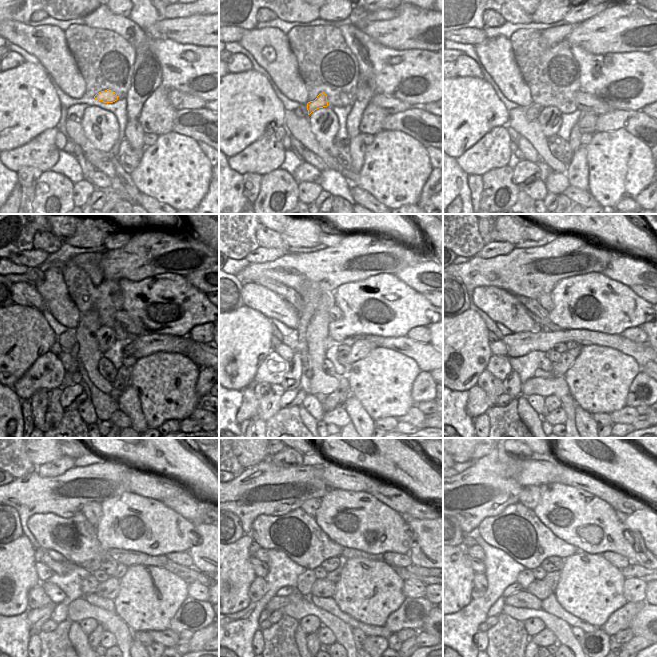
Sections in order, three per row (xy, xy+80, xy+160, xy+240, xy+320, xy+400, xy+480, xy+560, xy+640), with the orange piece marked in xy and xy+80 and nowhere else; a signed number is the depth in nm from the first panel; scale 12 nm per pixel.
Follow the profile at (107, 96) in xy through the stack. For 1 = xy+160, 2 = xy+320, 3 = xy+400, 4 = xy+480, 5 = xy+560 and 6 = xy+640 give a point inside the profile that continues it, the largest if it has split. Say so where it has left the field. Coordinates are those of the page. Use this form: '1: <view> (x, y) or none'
1: xy+160 (534, 109)
2: xy+320 (291, 380)
3: xy+400 (512, 384)
4: xy+480 (59, 614)
5: xy+560 (274, 617)
6: xy+640 (490, 621)

